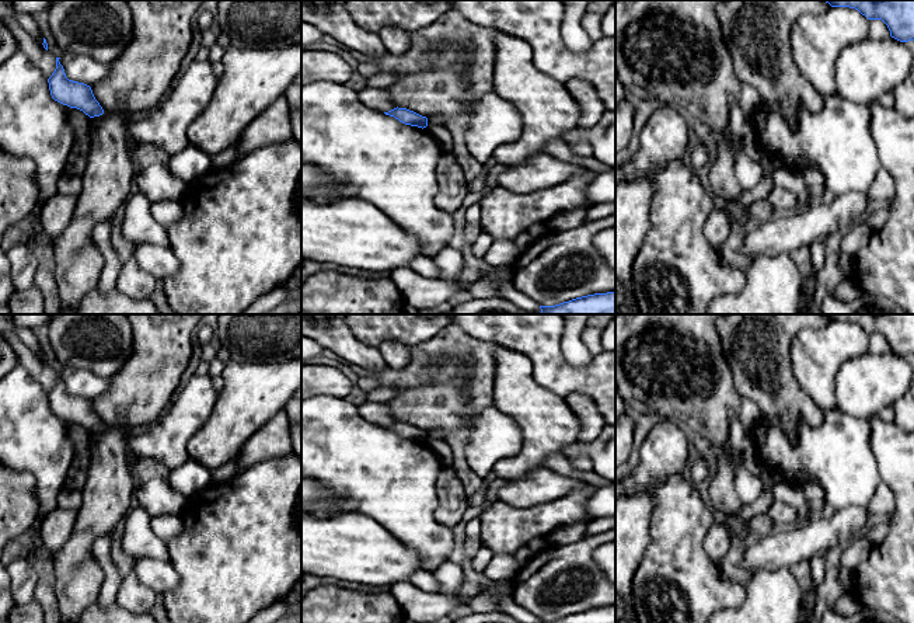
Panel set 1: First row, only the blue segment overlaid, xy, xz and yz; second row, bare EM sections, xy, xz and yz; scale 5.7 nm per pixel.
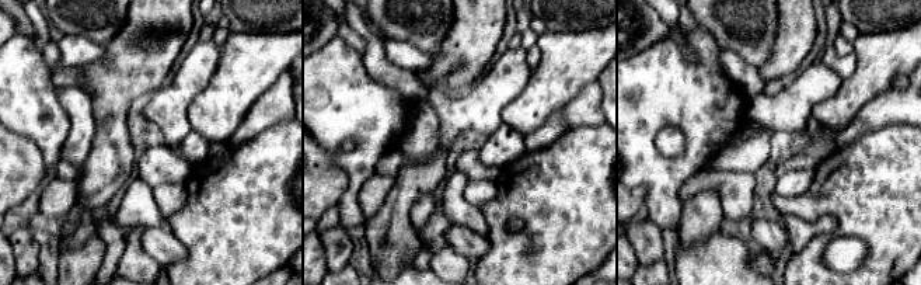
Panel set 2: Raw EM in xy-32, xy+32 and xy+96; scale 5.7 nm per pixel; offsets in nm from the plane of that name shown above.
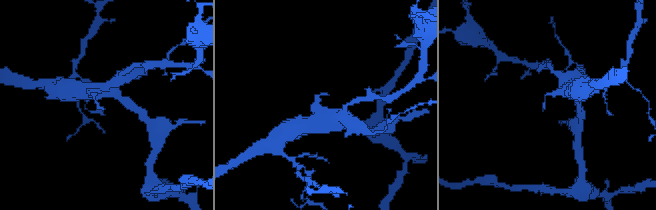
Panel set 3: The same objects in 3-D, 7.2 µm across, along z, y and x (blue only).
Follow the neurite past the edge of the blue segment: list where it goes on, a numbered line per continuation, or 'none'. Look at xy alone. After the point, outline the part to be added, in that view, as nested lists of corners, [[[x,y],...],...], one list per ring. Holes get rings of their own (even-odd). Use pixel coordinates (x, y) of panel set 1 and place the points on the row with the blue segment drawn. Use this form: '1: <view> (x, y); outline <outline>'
none

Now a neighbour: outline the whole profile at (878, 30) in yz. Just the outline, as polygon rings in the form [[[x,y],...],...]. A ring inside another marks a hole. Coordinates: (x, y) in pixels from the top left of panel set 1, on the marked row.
[[[869,20],[869,38],[882,41],[887,36],[890,36],[890,31],[882,20]]]

